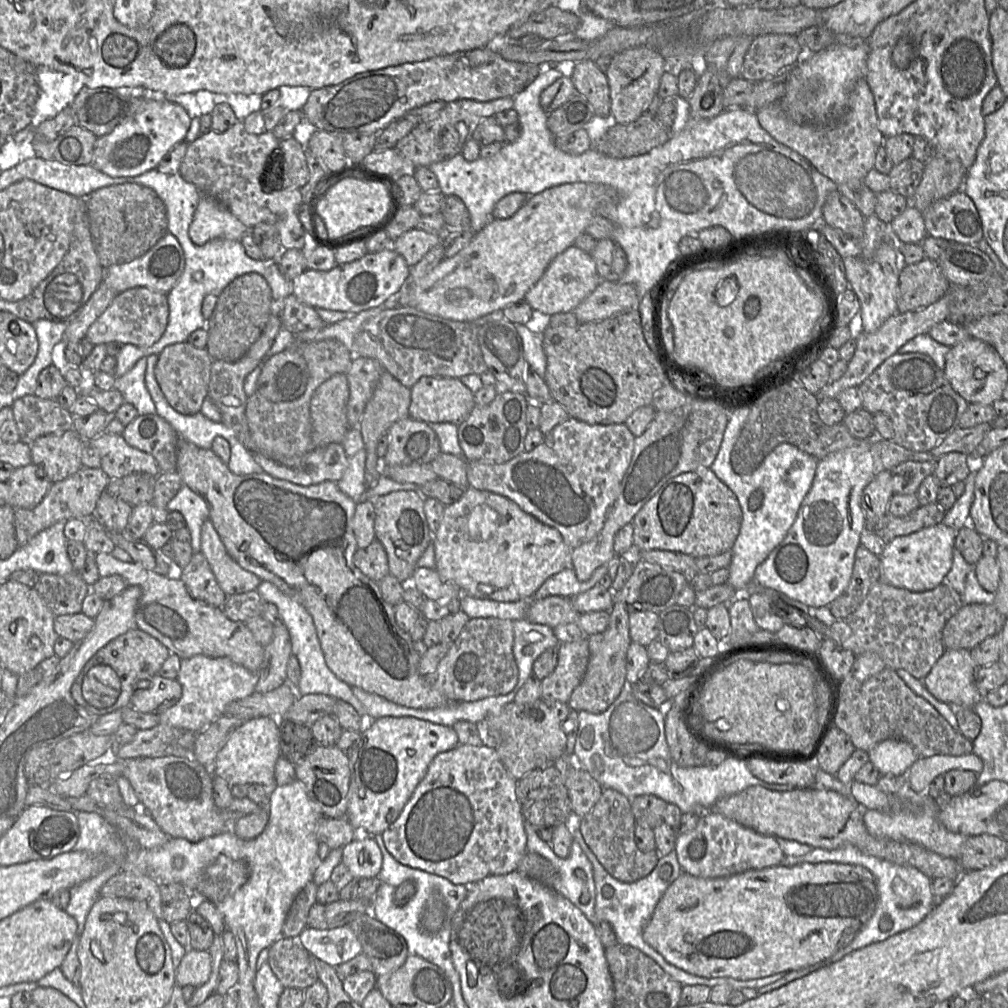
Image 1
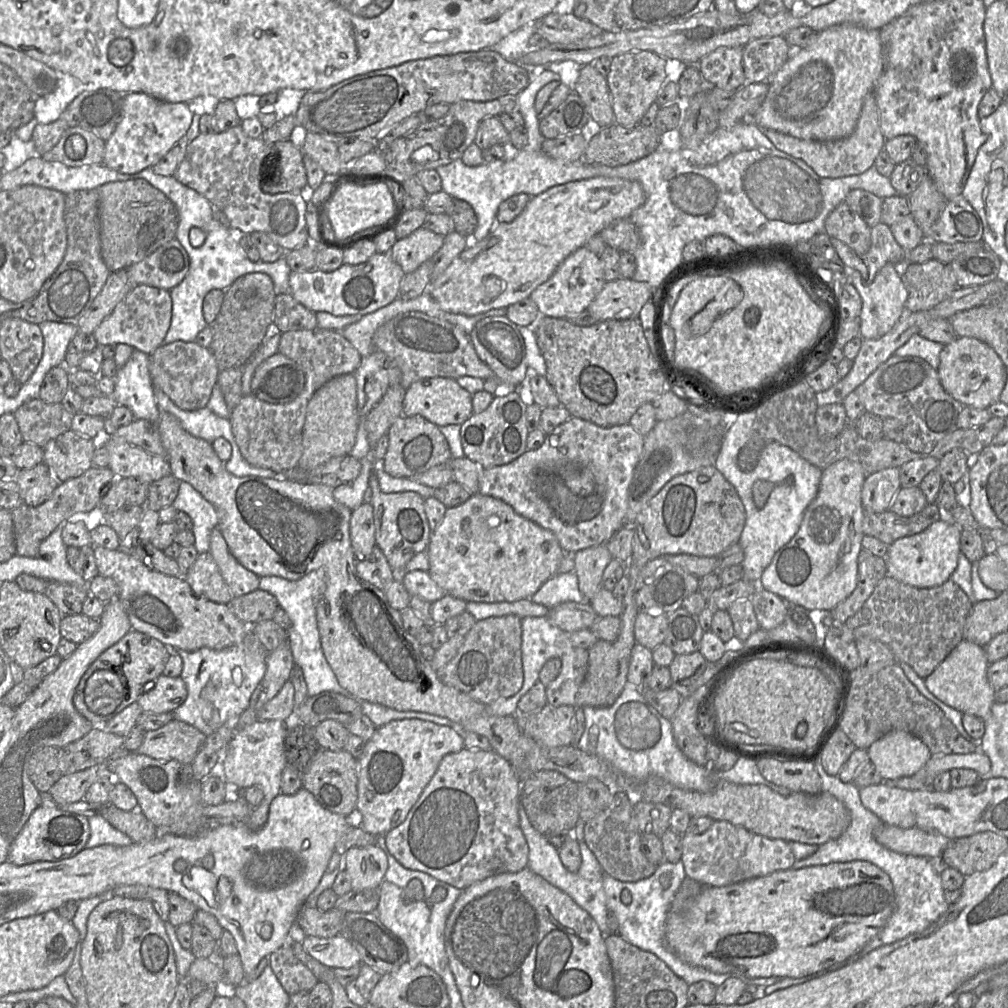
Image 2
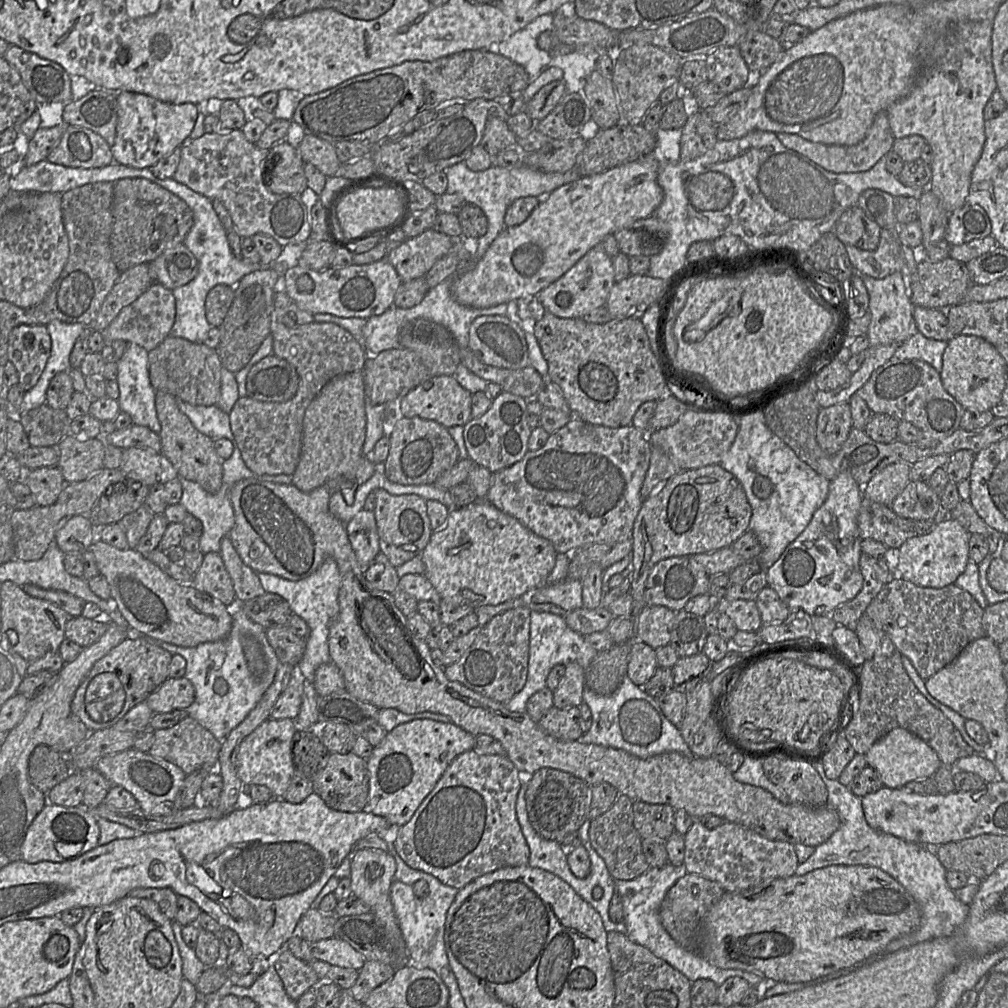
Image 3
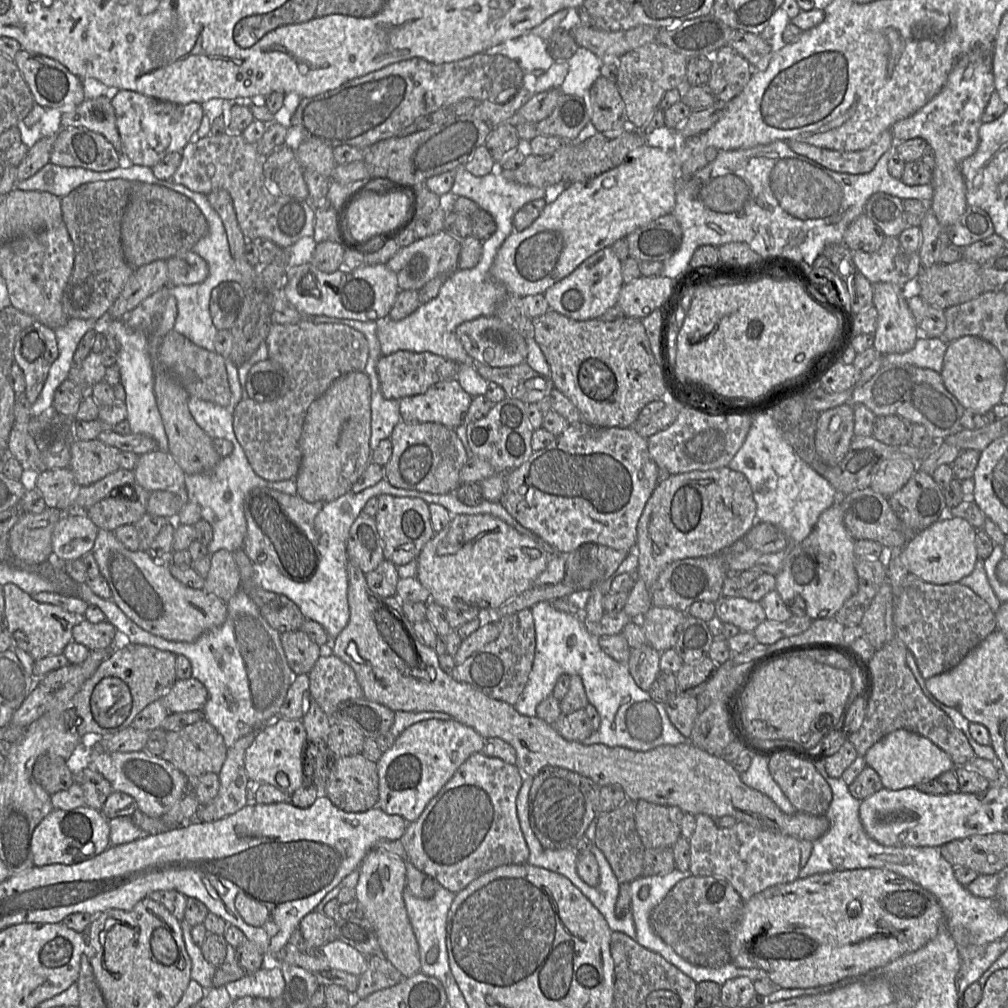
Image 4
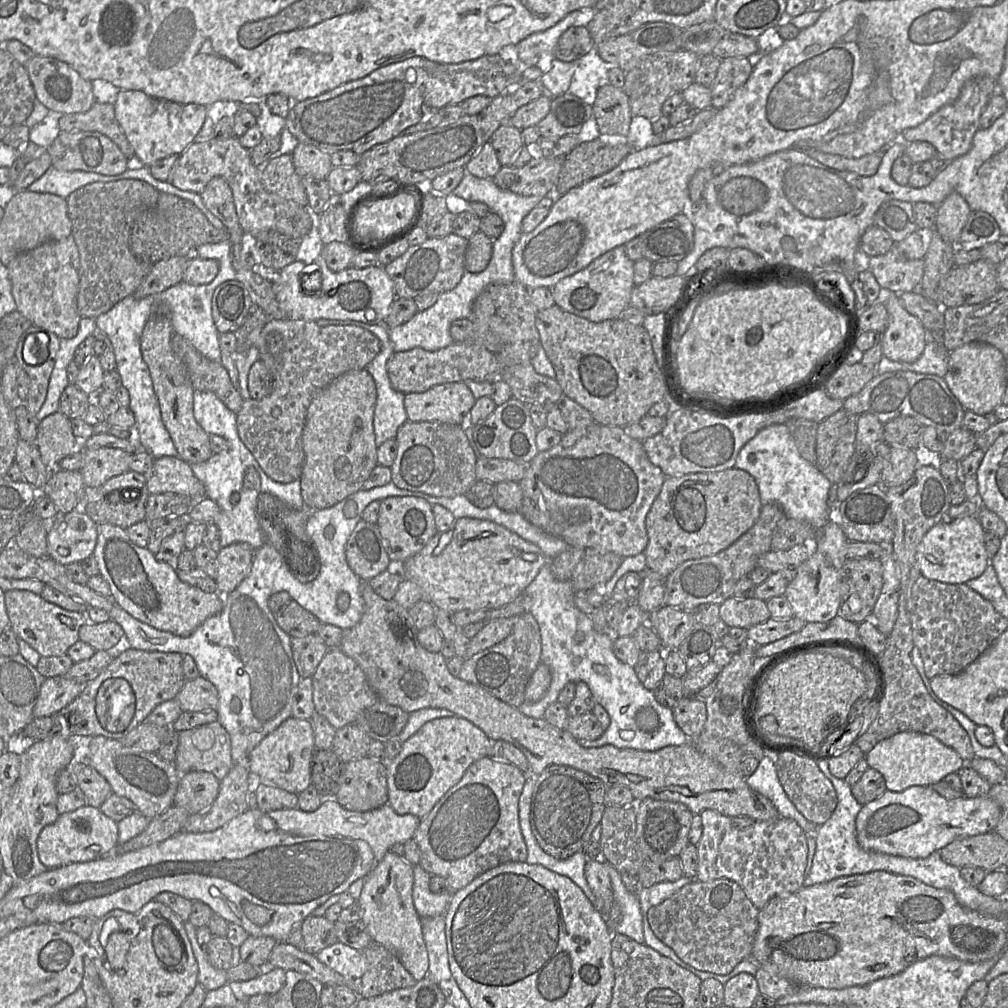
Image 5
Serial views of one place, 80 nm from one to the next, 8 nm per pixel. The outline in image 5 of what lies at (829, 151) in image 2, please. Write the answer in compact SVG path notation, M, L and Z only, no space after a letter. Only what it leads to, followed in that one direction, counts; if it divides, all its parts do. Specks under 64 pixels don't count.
M883 147L874 153L857 159L835 154L827 154L814 149L804 151L804 153L830 168L840 171L854 172L860 176L872 176L877 172L887 148L888 147Z

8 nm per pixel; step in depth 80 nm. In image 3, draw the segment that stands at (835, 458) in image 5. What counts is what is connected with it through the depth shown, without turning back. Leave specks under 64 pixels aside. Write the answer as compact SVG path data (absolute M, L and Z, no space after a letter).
M848 402L821 408L816 423L816 440L829 454L838 452L852 429L852 417Z

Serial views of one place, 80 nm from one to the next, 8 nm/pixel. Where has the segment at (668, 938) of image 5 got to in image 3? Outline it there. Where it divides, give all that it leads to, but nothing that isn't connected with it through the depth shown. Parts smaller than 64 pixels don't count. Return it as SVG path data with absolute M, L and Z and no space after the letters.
M688 873L678 879L666 893L659 910L661 924L681 947L700 953L705 918L725 892L717 882Z

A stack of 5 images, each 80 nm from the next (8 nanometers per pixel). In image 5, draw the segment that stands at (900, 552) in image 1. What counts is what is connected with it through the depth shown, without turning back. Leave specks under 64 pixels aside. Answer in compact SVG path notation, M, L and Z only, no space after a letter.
M977 517L944 519L925 534L917 547L916 561L921 575L947 584L963 584L978 578L991 560L985 547L985 533Z

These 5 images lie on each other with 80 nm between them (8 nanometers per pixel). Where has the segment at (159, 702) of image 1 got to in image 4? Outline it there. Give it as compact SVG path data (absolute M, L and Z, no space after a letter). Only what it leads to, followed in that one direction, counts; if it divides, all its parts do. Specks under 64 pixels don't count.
M177 679L161 700L169 713L202 710L208 699L208 691L198 679Z

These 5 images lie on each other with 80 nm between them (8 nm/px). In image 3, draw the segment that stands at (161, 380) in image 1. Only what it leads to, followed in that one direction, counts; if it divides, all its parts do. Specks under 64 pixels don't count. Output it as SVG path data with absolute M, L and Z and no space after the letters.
M168 336L148 353L150 383L155 391L163 391L195 406L217 405L221 395L222 364L216 352L203 343Z

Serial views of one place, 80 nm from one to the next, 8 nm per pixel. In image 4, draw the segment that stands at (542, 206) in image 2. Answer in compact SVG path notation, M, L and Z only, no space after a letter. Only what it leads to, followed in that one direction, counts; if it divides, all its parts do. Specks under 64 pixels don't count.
M647 144L630 152L625 160L617 167L608 170L597 177L589 179L584 182L573 183L567 185L566 188L558 188L558 196L553 202L547 203L540 216L527 229L517 232L513 231L497 252L497 255L490 268L490 275L493 279L504 284L510 294L517 296L544 294L544 292L559 282L563 278L570 275L577 267L579 267L586 259L594 255L596 252L612 246L617 240L625 238L629 233L644 226L651 221L670 214L676 203L676 181L679 179L679 165L676 160L666 151L658 148L648 146Z

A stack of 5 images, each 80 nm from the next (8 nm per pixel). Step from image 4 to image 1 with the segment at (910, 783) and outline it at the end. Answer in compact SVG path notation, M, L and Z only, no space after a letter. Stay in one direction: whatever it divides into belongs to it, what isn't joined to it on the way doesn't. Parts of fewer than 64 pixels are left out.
M886 739L869 750L869 761L881 775L902 775L920 758L909 743L898 739Z

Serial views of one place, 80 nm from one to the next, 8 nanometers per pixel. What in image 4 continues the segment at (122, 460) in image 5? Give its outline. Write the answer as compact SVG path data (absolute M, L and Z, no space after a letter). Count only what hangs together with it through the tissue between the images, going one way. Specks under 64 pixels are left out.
M97 438L90 441L74 439L69 450L69 469L77 486L89 486L120 469L121 450L110 447Z

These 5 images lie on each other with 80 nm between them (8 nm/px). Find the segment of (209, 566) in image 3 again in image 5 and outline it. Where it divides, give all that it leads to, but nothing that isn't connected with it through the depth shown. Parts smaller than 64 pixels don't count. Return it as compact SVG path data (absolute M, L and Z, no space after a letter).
M237 542L221 548L216 555L216 584L220 595L235 590L252 568L255 549L248 543Z

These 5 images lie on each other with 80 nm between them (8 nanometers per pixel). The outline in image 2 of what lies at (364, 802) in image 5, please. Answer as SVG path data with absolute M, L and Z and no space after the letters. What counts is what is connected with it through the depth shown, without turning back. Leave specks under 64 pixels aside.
M321 749L301 773L303 787L327 810L349 815L357 809L358 800L358 764L350 753Z

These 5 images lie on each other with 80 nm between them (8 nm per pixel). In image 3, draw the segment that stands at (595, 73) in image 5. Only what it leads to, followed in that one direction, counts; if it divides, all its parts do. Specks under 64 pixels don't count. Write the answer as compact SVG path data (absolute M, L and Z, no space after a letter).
M574 48L574 50L569 53L569 54L566 54L566 55L559 55L559 56L556 56L554 58L551 59L551 67L559 67L563 70L564 72L564 76L563 76L563 82L566 86L566 90L567 90L567 93L582 93L583 92L583 89L584 89L584 86L586 84L586 80L588 78L588 76L594 71L596 70L597 68L597 60L599 58L599 56L602 54L602 53L609 53L609 52L602 52L601 49L589 49L589 48Z

